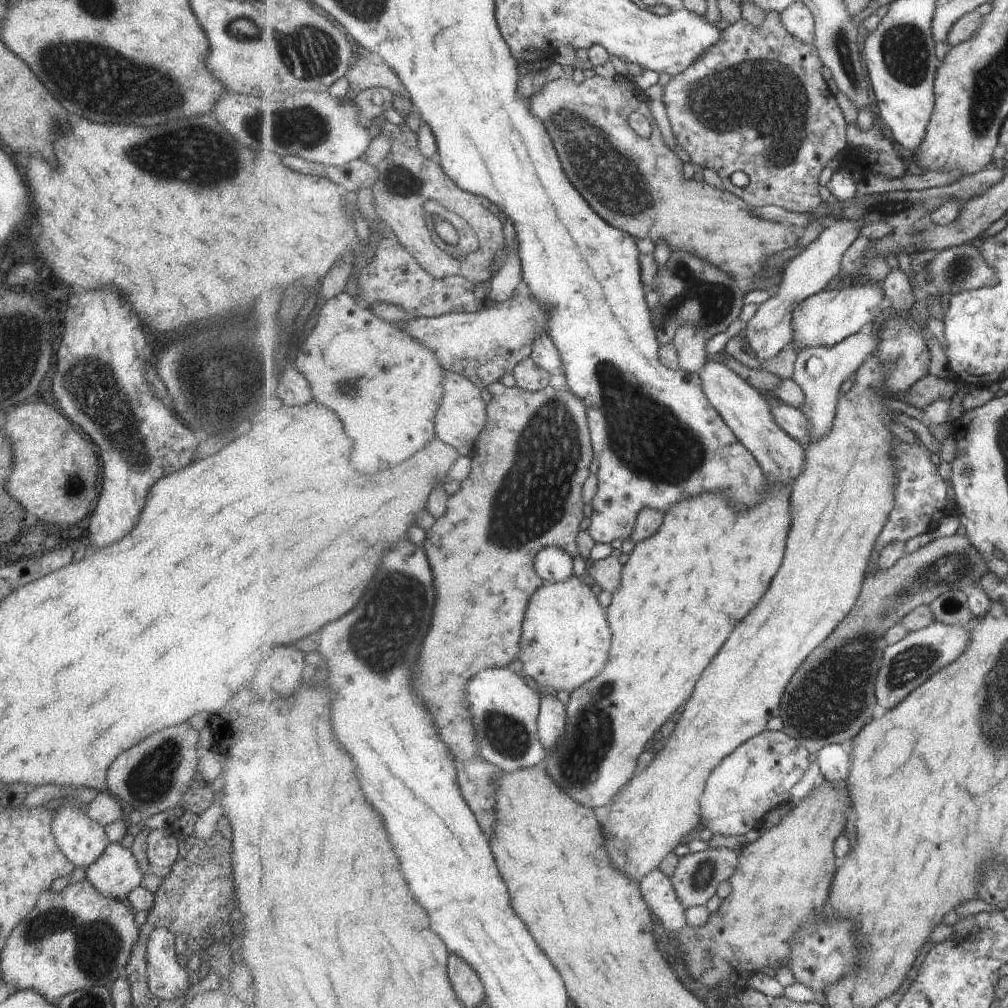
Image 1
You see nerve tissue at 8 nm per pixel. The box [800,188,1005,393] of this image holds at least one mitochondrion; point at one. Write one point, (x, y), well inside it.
(963, 269)

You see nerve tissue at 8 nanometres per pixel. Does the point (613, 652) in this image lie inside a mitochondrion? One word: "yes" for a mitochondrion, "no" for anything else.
no

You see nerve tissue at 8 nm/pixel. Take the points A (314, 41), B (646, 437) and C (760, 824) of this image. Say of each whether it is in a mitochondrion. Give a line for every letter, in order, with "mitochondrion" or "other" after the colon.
A: mitochondrion
B: mitochondrion
C: other

